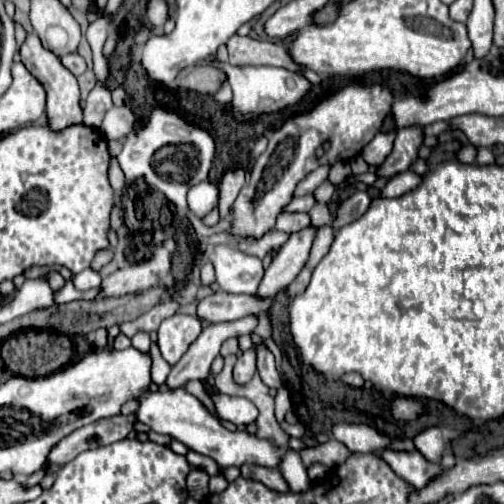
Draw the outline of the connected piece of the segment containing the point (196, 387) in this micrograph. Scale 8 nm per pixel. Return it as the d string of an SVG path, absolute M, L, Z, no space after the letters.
M191 380L191 384L187 384L187 392L191 392L199 402L205 402L209 412L215 412L215 406L211 404L211 396L205 392L201 380Z

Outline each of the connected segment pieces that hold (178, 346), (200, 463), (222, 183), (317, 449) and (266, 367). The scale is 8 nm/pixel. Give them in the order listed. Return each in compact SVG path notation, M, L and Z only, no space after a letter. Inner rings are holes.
M175 314L159 326L159 350L170 364L176 364L189 346L197 340L201 332L201 322L193 316Z
M187 450L185 458L187 458L187 462L189 462L191 466L204 470L209 476L215 476L215 474L221 472L221 468L217 466L217 462L209 456L197 454L197 452L193 452L193 450Z
M231 168L223 174L223 178L219 180L217 188L219 188L219 212L221 216L227 216L227 212L231 212L231 204L235 202L235 196L239 194L239 188L243 188L245 184L245 170L241 168Z
M329 438L329 440L323 442L323 444L307 446L307 448L303 448L303 450L297 450L297 454L301 456L301 460L303 460L305 466L311 466L311 464L319 462L319 464L325 464L325 466L333 468L333 466L343 464L343 462L351 456L351 450L349 450L349 454L347 454L347 446L345 446L345 444L341 444L341 442L335 440L335 438Z
M257 346L257 370L259 370L263 382L269 388L279 388L281 386L281 378L279 378L277 368L275 368L275 358L273 358L271 350L265 348L265 346Z

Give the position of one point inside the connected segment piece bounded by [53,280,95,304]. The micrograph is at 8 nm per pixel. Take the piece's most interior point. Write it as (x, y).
(68, 293)

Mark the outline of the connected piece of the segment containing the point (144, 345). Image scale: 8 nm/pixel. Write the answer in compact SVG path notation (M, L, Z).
M139 332L137 336L133 336L133 338L131 338L131 342L133 342L133 346L135 346L139 352L143 352L143 354L147 354L147 352L149 352L149 348L151 348L149 334L145 334L145 332Z

